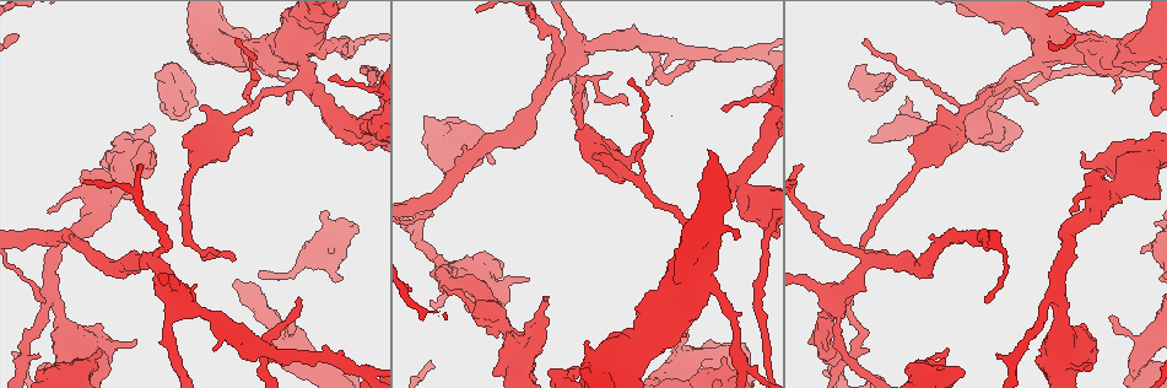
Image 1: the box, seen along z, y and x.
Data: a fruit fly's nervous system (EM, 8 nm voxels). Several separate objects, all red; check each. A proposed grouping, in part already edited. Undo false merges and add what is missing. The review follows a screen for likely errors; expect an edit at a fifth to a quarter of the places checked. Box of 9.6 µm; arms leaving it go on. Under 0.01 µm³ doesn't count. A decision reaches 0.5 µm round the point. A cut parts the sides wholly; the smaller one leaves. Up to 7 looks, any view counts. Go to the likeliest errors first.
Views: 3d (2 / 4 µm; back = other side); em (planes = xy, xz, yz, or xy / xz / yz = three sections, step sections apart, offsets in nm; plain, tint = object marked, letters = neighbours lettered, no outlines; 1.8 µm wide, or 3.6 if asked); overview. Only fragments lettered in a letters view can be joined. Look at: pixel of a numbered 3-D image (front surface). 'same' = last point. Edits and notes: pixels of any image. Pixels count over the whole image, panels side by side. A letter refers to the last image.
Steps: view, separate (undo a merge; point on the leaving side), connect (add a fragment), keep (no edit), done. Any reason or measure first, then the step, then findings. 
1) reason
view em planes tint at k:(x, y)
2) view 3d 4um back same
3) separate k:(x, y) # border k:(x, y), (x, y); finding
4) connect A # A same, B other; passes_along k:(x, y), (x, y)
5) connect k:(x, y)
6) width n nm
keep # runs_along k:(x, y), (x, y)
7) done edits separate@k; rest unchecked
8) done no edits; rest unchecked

an open end
view em 3.6um xz step 8 tint at 1:(1141, 250)

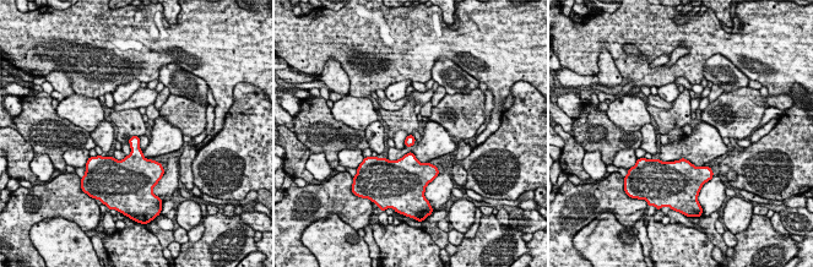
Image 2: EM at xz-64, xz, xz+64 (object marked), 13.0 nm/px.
cut it another way
view em 3.6um planes tint same

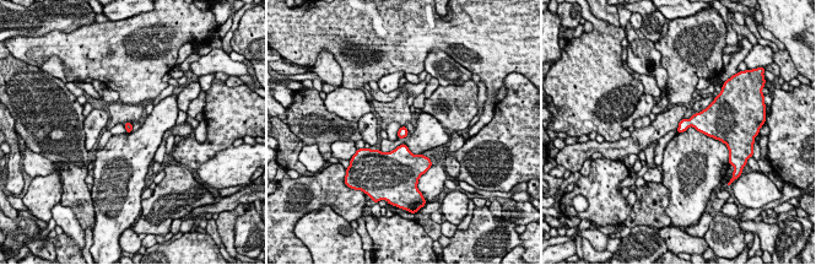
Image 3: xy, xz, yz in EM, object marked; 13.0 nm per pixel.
see the neighbours
view em 3.6um planes letters same

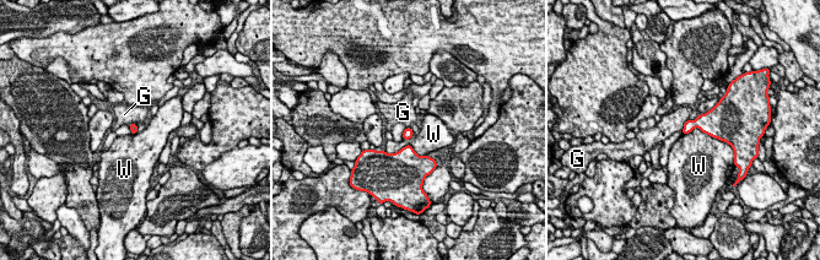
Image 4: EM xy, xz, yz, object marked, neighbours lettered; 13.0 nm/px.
longest_contact W 550 nm
keep # G other, W other; border 4:(688, 119), (681, 130); none of them fits

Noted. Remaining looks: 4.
end of a long branch
view em xz step 16 letters at 1:(892, 79)

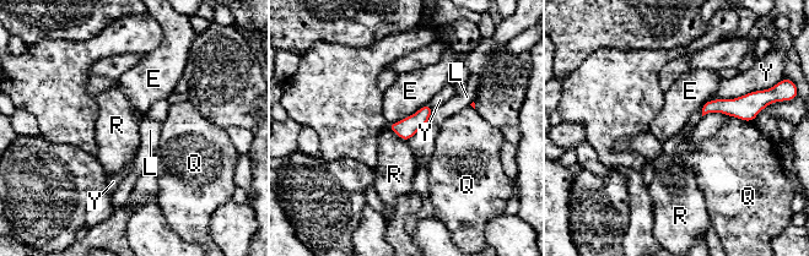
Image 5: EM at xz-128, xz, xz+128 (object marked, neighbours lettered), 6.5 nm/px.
cut it another way
view em planes letters same

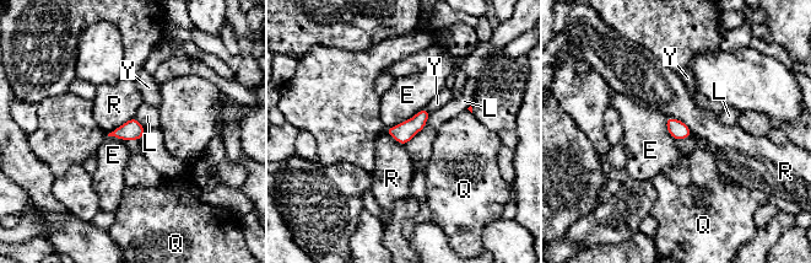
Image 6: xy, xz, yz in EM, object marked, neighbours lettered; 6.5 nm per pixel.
keep # E other, L other, Q other, R other, Y other; border 6:(425, 108), (385, 129); none of them fits

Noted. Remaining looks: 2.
an open end
view 3d 2um back at 1:(866, 352)

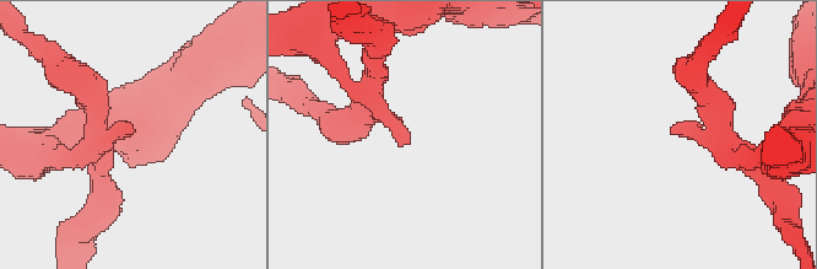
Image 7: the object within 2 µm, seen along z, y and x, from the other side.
arm_widths 170, 220 nm
view em 3.6um planes letters at 7:(131, 134)

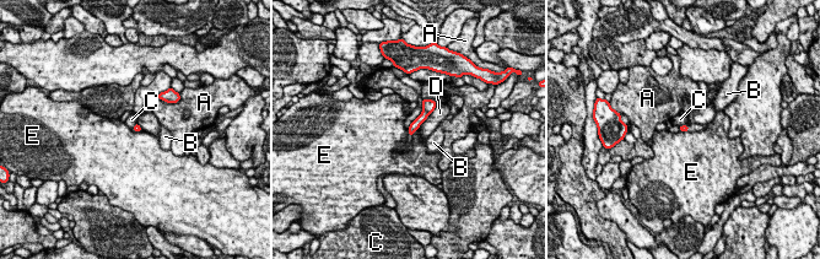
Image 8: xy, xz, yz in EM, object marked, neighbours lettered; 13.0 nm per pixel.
separate 8:(427, 104) # A other, B other, C other, D other, E other; a second cell is stuck on

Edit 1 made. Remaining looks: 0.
done edits separate@8; rest unchecked

